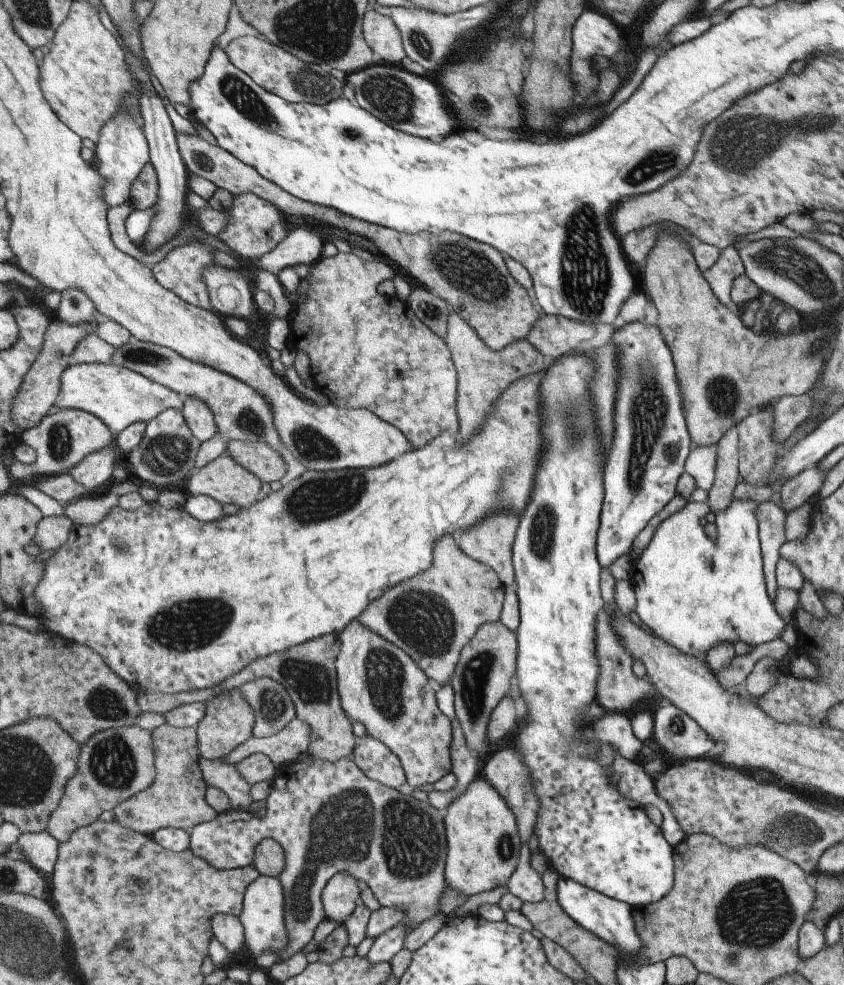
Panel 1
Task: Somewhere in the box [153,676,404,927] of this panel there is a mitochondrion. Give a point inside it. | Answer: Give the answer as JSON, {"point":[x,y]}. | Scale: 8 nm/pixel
{"point":[272,702]}

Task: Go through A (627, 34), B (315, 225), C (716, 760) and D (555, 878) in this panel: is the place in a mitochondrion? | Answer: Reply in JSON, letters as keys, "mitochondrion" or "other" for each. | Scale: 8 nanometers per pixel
{"A":"other","B":"other","C":"other","D":"other"}

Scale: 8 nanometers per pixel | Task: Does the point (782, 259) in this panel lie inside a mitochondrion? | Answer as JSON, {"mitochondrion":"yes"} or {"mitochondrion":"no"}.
{"mitochondrion":"yes"}

